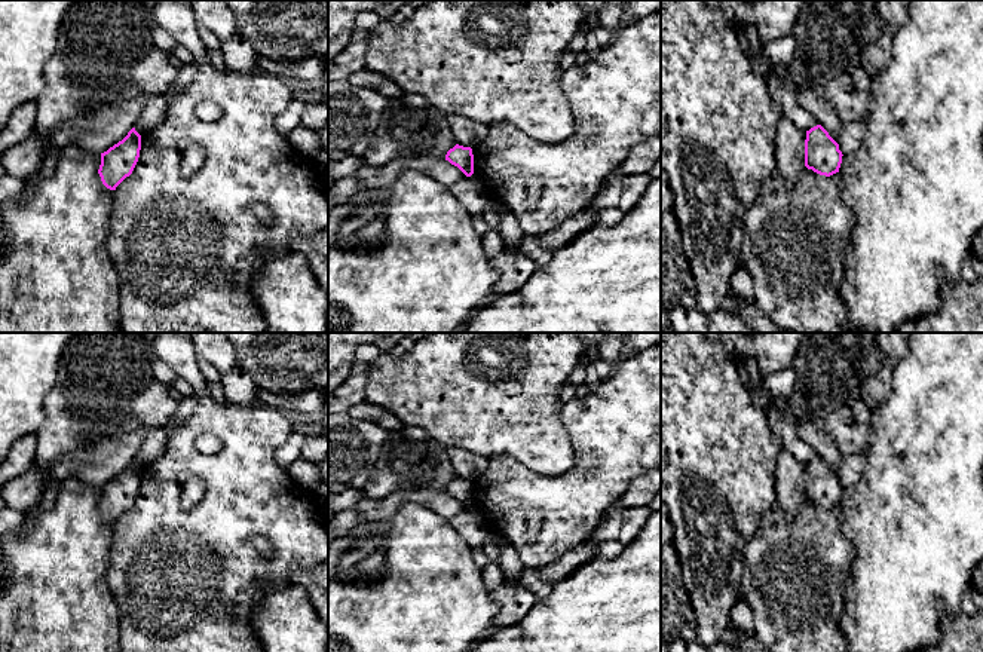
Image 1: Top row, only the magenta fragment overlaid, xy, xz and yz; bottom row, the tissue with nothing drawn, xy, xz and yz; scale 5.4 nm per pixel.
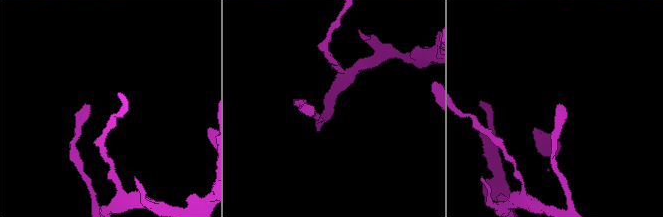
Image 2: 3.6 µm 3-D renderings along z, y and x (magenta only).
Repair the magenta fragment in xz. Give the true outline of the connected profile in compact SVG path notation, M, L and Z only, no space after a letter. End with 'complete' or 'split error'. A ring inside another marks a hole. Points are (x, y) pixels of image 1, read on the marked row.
M456 144L447 151L445 160L457 166L466 177L474 174L474 154L471 147Z; complete

